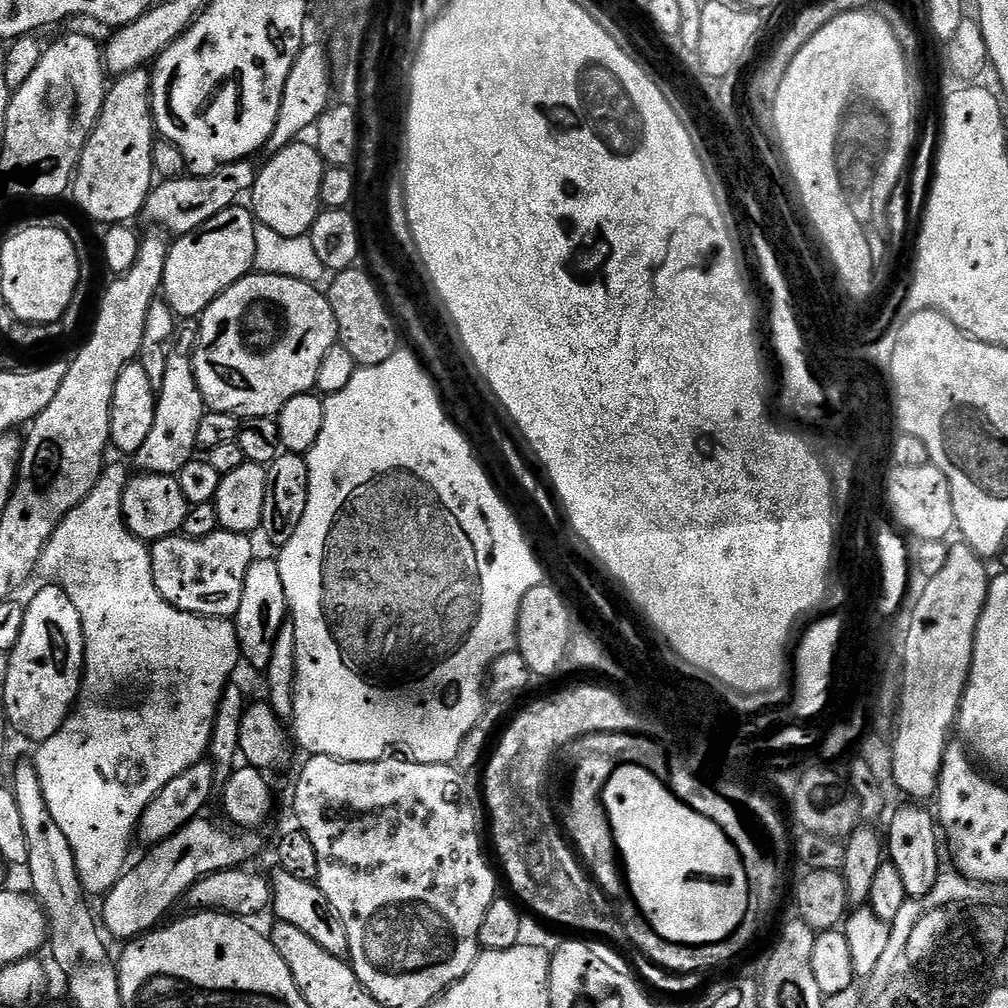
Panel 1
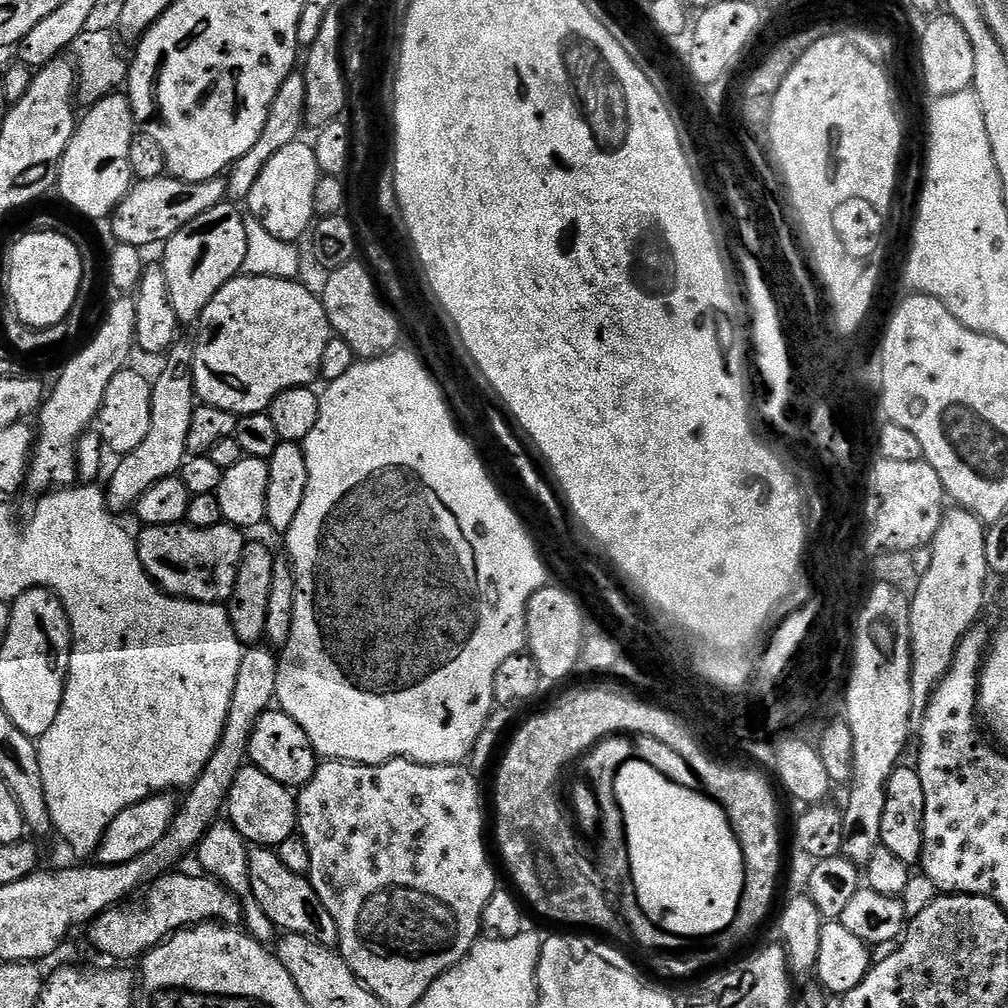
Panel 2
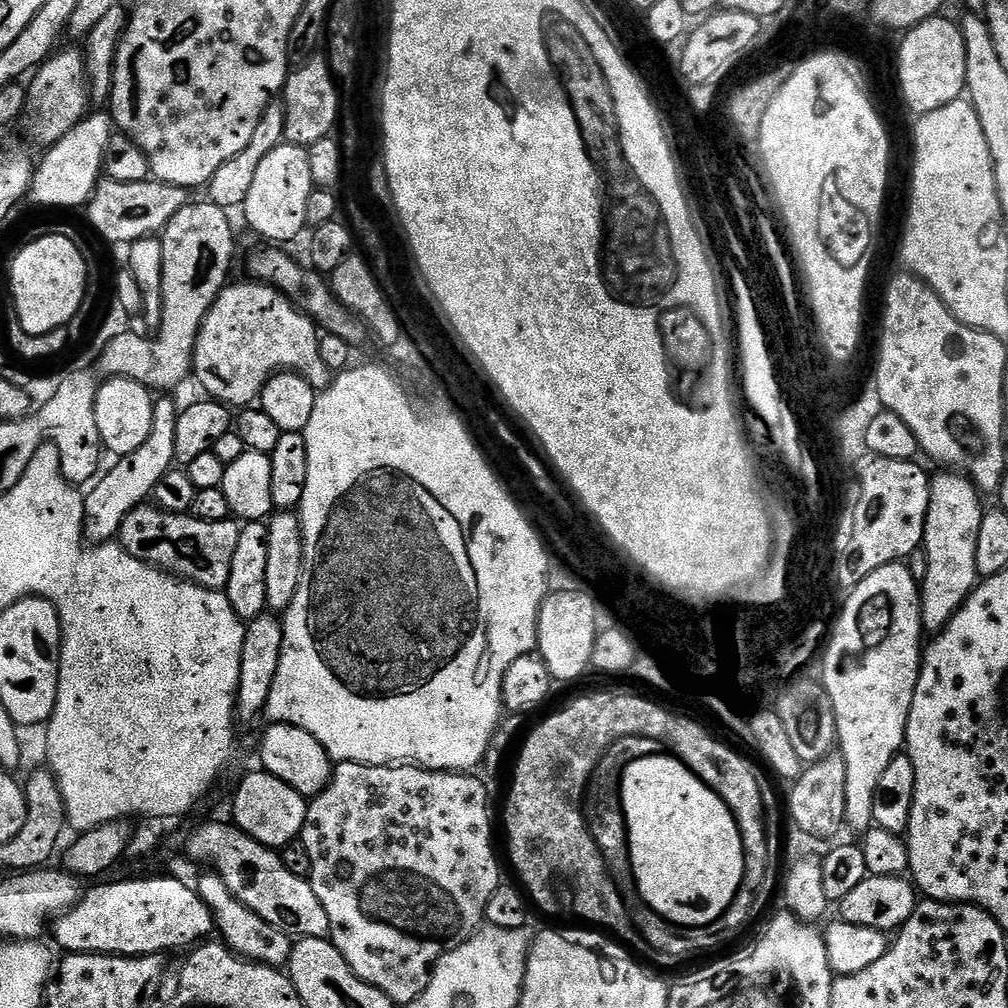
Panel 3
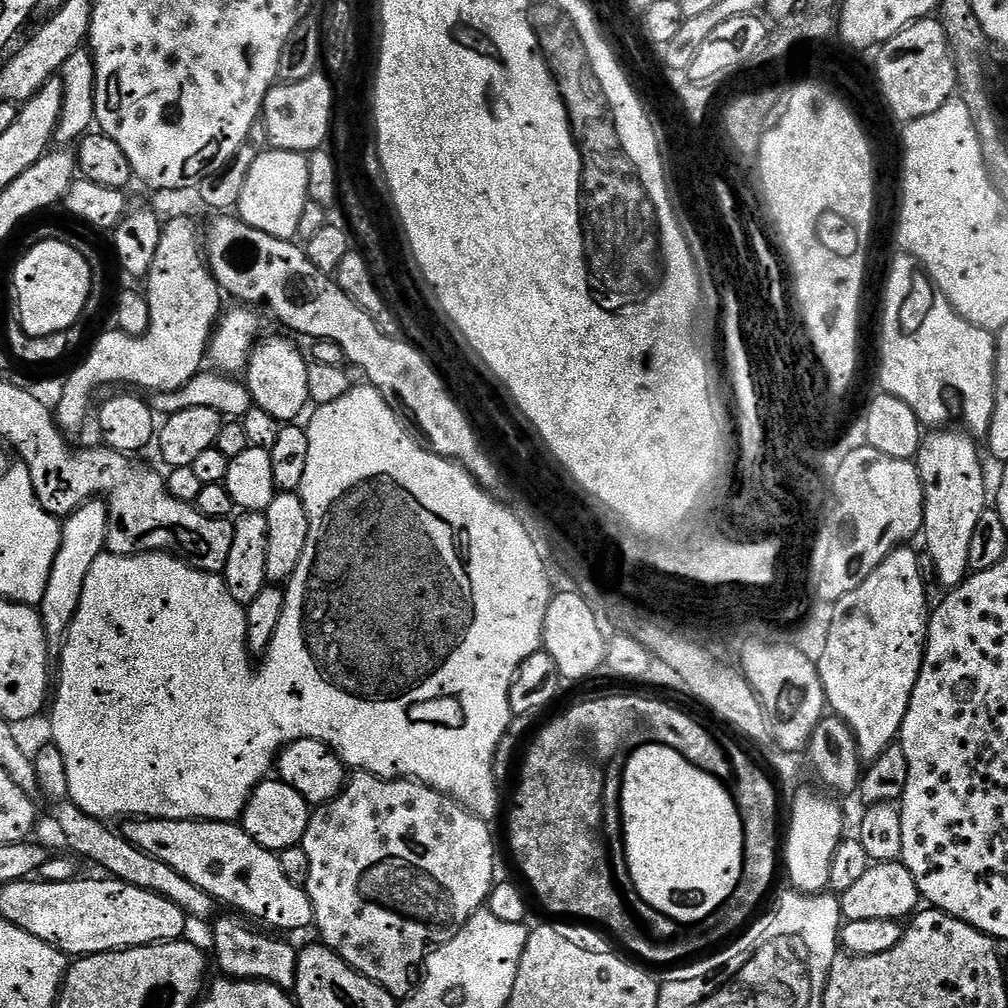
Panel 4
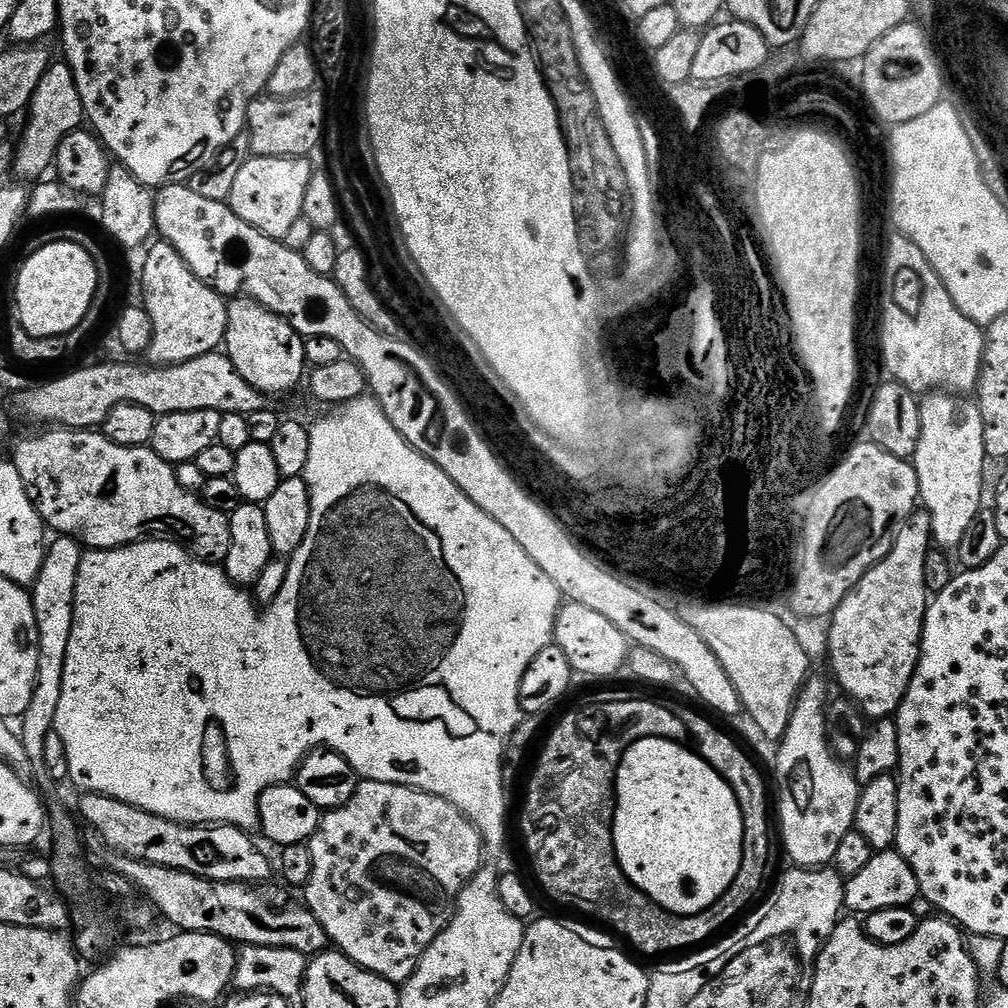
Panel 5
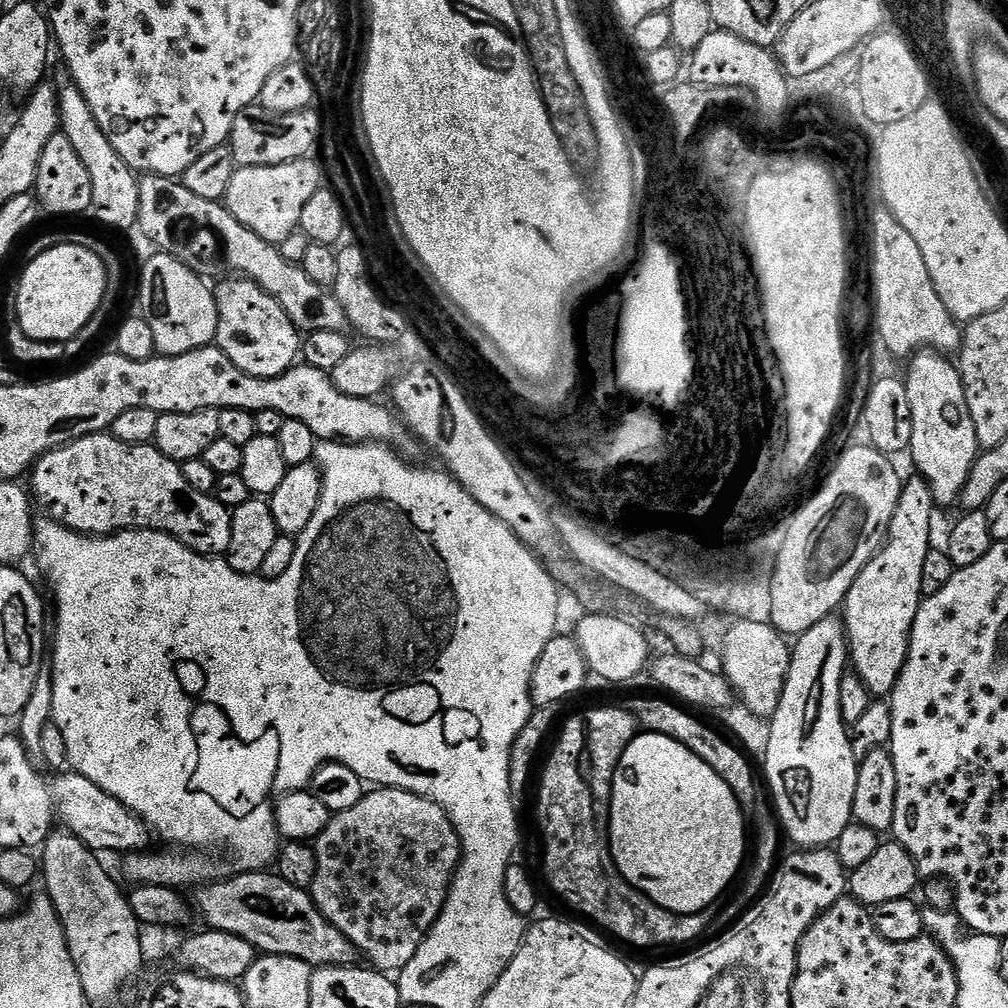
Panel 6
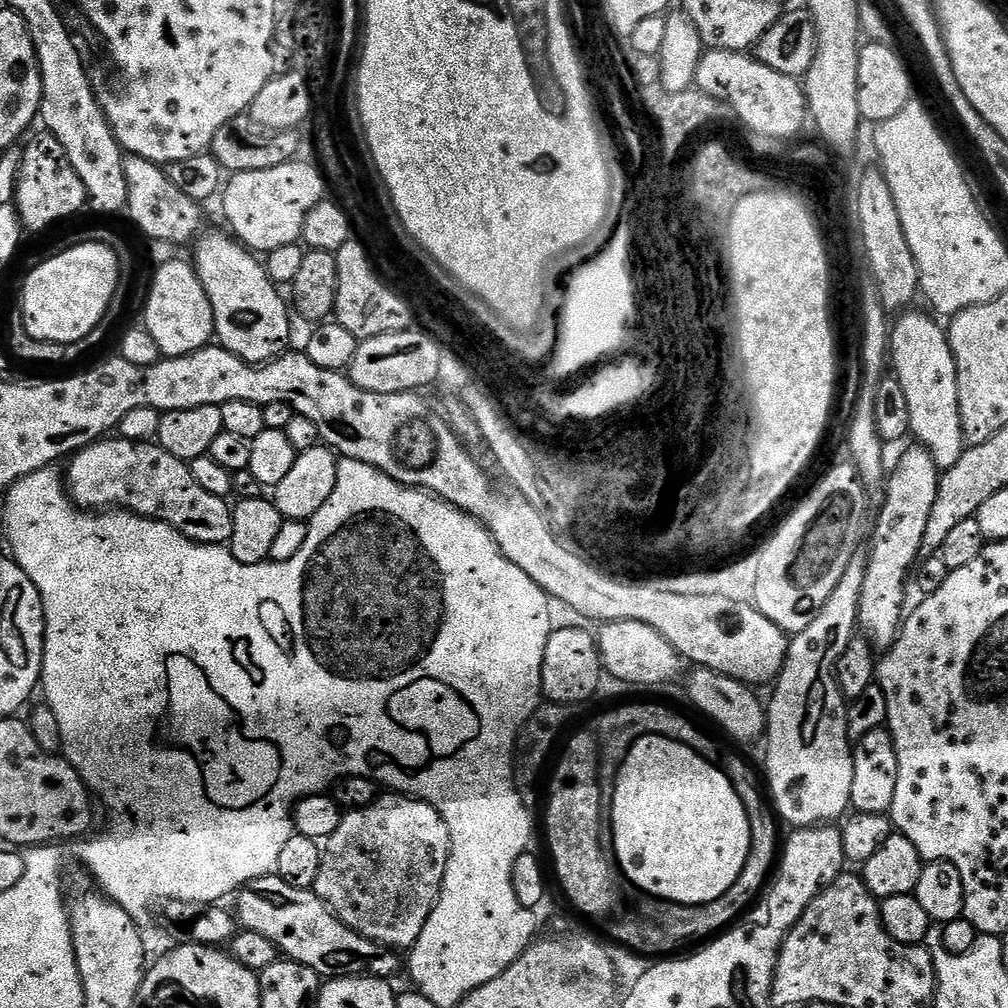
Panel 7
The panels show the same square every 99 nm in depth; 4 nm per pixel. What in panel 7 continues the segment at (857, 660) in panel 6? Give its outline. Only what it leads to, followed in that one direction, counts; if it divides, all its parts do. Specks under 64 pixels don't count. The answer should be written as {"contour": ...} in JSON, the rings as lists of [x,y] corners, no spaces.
{"contour":[[[922,446],[908,448],[900,456],[896,469],[889,471],[886,476],[884,492],[884,505],[876,516],[876,529],[872,532],[872,549],[866,552],[868,565],[866,566],[866,582],[862,582],[860,595],[859,627],[866,630],[866,635],[877,649],[891,648],[896,636],[900,633],[902,621],[906,616],[904,608],[904,595],[908,592],[908,575],[916,564],[916,559],[922,556],[924,539],[926,538],[926,524],[930,522],[930,510],[934,510],[934,498],[938,498],[938,486],[942,469],[934,462],[930,450]]]}

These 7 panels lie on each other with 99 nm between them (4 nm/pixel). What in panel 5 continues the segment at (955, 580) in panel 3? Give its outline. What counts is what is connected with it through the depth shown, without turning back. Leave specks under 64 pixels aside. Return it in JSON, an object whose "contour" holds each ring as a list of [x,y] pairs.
{"contour":[[[937,391],[923,397],[920,417],[922,430],[914,457],[920,487],[919,503],[923,511],[930,514],[933,541],[948,550],[955,550],[985,503],[986,457],[980,405],[960,394]]]}

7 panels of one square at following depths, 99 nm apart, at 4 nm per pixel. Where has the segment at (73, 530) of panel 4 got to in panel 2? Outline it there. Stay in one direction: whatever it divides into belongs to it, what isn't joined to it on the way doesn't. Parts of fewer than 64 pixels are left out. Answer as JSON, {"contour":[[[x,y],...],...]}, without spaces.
{"contour":[[[176,356],[172,360],[169,368],[164,368],[160,372],[160,377],[152,380],[152,409],[150,410],[150,434],[146,434],[146,438],[142,441],[142,446],[138,446],[138,450],[134,450],[129,456],[119,457],[116,469],[112,472],[112,477],[106,483],[106,507],[113,514],[121,514],[127,510],[135,509],[136,504],[142,498],[142,494],[146,490],[150,490],[150,486],[154,486],[158,482],[162,482],[166,478],[177,475],[184,466],[184,461],[189,455],[186,446],[186,434],[190,434],[190,418],[194,414],[194,410],[198,406],[194,399],[194,381],[190,371],[190,364],[187,359],[184,360],[180,356]]]}

